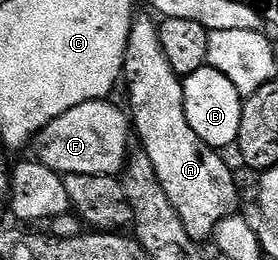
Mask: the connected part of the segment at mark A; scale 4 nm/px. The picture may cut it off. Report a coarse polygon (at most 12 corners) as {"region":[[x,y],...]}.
{"region":[[135,16],[132,129],[184,231],[235,216],[225,156],[192,131],[159,22]]}

